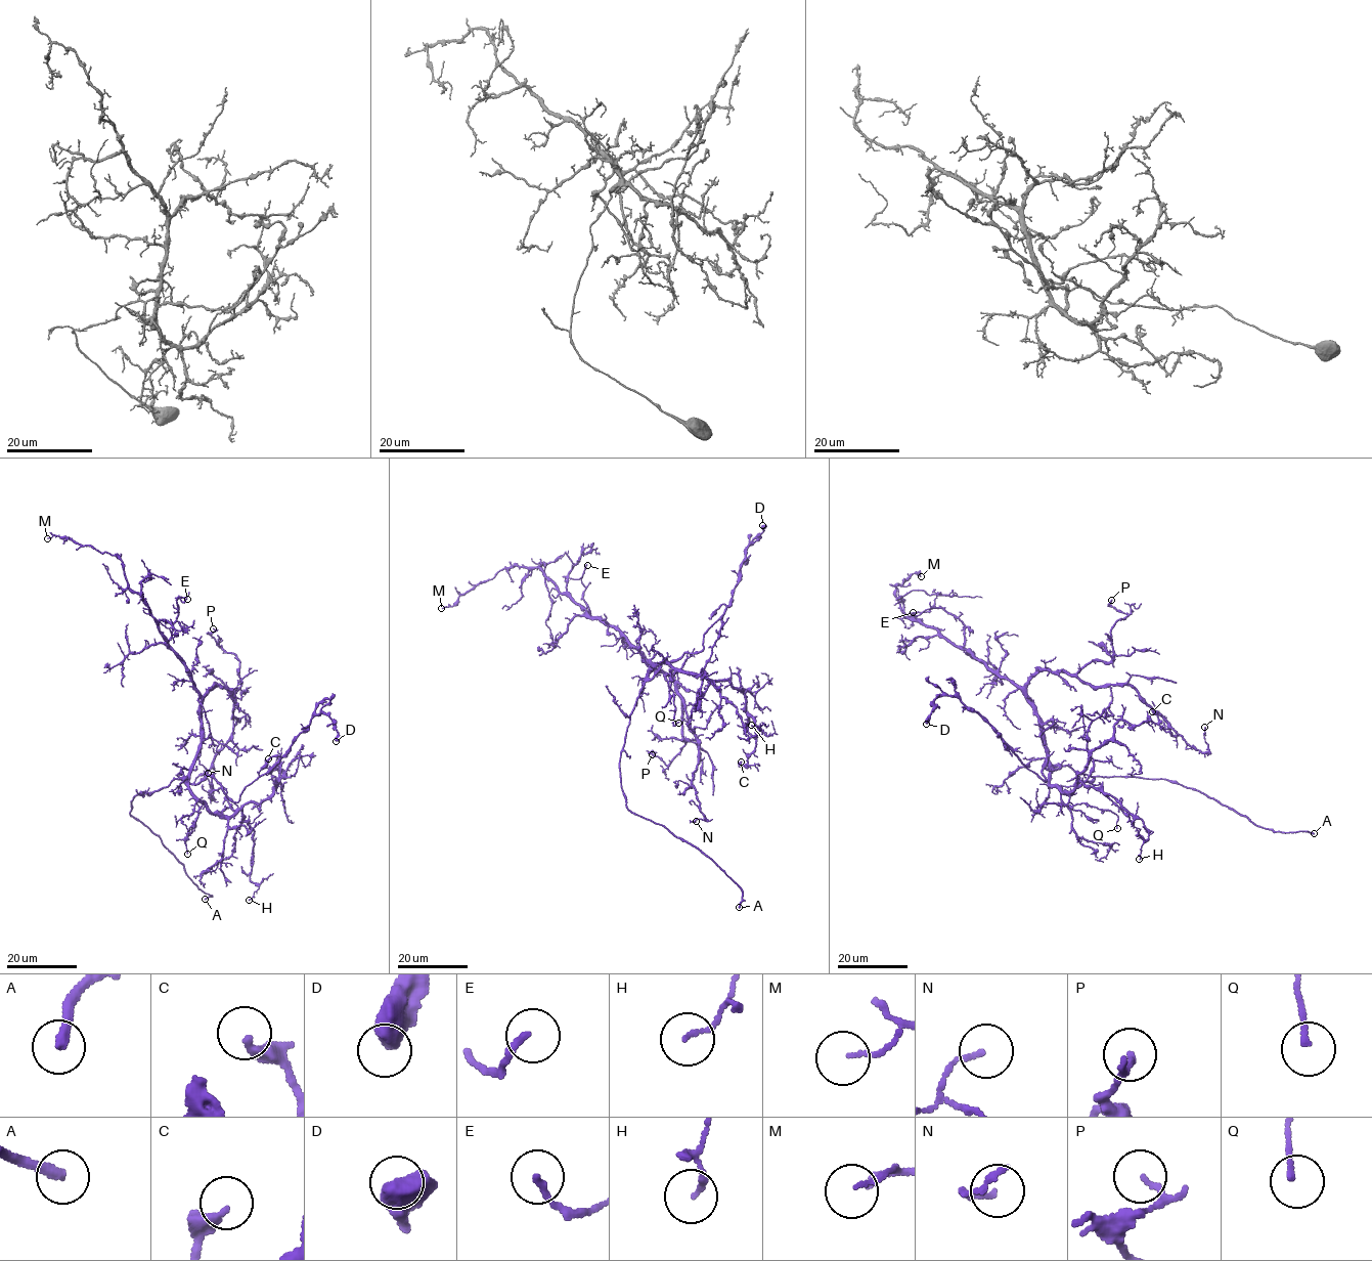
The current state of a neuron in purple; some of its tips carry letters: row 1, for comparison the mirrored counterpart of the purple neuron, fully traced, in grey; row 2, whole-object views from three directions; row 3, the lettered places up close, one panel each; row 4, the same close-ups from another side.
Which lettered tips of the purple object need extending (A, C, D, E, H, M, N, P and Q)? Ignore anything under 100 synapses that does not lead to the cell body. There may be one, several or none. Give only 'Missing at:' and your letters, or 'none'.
Missing at: A

